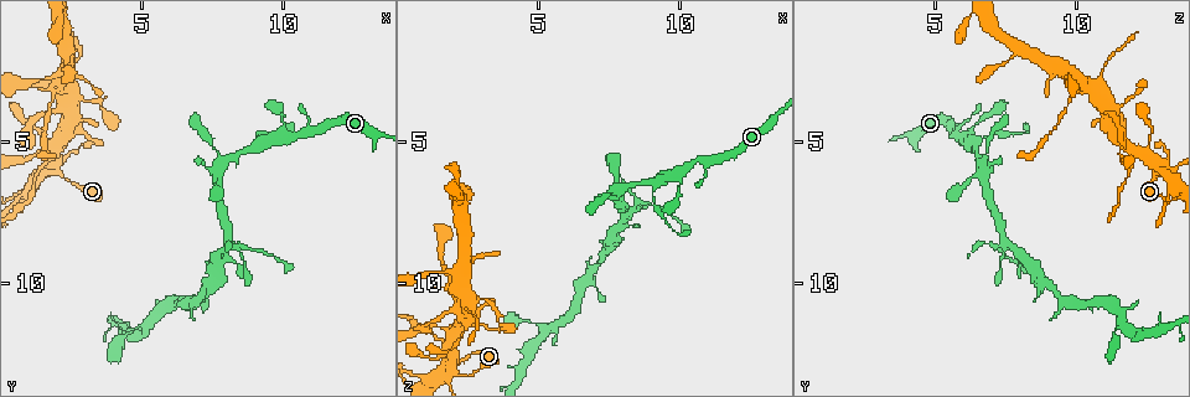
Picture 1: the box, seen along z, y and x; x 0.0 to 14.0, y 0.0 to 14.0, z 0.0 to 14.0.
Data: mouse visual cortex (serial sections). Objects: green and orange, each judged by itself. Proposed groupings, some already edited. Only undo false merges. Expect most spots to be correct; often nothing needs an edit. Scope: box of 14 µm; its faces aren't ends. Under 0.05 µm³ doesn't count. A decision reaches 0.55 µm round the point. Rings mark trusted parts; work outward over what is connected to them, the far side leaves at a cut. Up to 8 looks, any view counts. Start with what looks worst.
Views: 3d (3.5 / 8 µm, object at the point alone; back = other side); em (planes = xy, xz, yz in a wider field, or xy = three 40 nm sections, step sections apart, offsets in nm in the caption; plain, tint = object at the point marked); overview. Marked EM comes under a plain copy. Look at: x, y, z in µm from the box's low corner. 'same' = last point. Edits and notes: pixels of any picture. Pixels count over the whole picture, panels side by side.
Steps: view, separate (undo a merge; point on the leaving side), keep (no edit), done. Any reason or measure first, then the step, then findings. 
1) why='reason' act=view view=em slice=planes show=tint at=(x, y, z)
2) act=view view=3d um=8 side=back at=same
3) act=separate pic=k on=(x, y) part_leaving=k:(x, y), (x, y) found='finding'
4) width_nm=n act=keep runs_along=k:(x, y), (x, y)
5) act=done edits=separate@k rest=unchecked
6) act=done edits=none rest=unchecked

why='thin arm on a thick one' act=view view=3d um=3.5 at=(9.2, 5.0, 6.4)

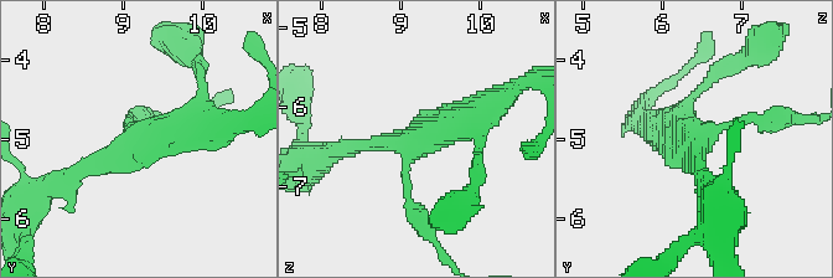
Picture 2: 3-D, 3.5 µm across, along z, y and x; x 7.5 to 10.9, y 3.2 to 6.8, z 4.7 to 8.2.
why='need the tissue' act=view view=em slice=xy step=2 show=tint at=(9.25, 5.05, 6.40)

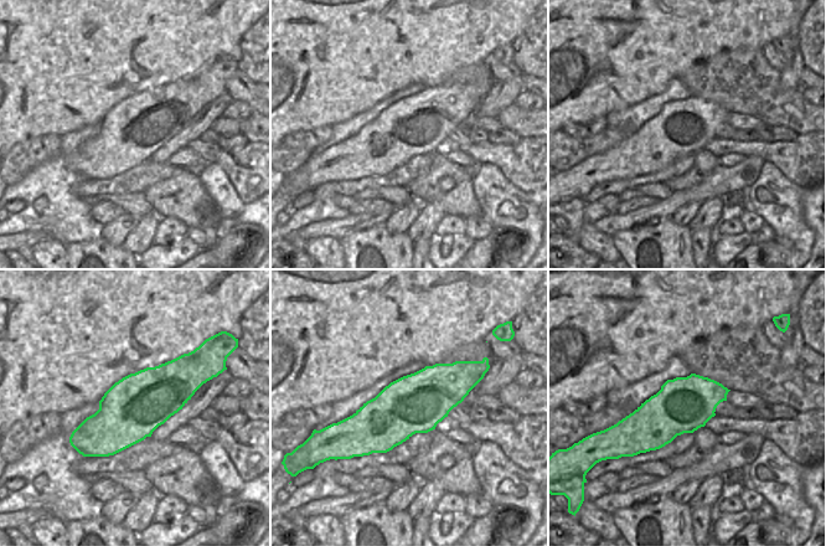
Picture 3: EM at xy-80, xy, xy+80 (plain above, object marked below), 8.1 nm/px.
act=keep runs_along=2:(213, 128), (145, 135), (70, 178) found='all the same cell'

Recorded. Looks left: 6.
act=view view=3d um=3.5 side=back at=(8.0, 8.4, 7.4)

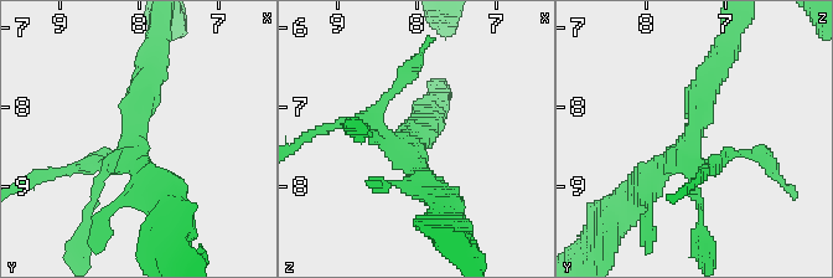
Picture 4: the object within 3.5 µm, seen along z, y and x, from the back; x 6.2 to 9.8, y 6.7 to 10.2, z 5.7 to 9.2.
act=keep runs_along=4:(714, 68), (692, 137), (635, 197) found='all the same cell'

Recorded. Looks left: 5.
why='four-way junction' act=view view=em slice=xy step=5 show=tint at=(2.0, 5.1, 11.6)

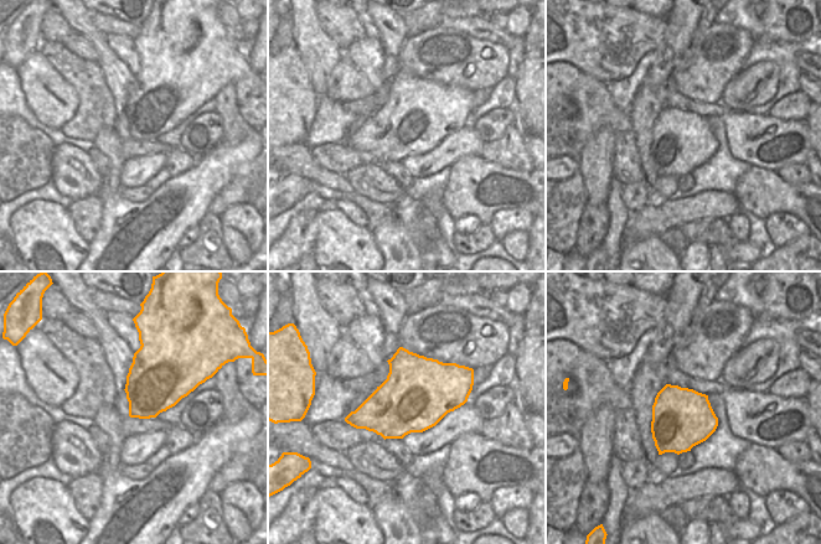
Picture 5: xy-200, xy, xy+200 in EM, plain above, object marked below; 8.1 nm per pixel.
why='see where the arms go' act=view view=3d um=3.5 at=same

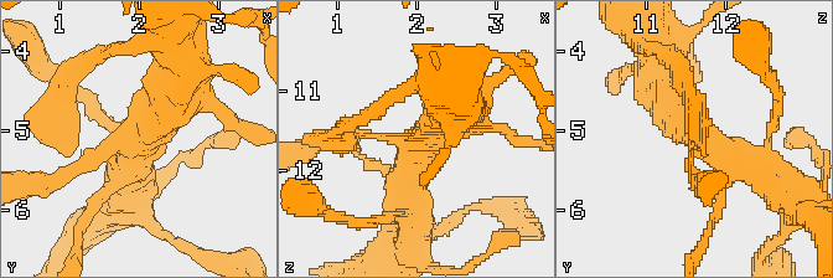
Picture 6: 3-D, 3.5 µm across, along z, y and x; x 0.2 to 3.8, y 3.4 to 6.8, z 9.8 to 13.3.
act=keep runs_along=6:(769, 178), (702, 139), (663, 82) found='all the same cell'

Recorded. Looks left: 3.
why='small branch off a trunk' act=view view=3d um=8 at=(2.5, 3.5, 11.1)

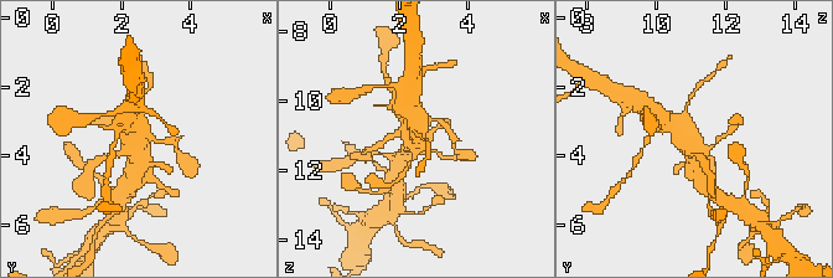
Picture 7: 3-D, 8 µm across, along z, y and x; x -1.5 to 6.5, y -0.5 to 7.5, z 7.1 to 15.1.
act=view view=em slice=xy step=1 show=tint at=(2.6, 3.4, 11.1)

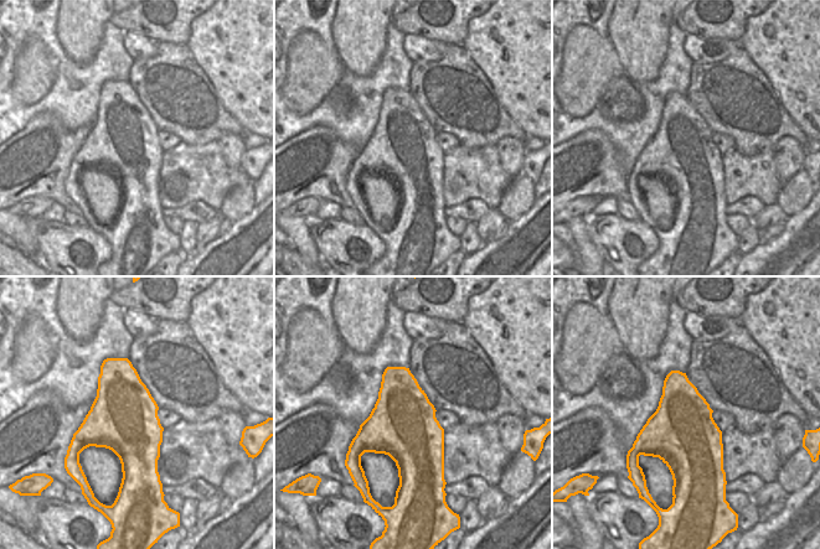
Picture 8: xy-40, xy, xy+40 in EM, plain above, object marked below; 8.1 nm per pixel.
act=keep runs_along=7:(699, 171), (698, 144), (666, 119) found='one cell here'

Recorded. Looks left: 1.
act=done edits=none rest=unchecked

